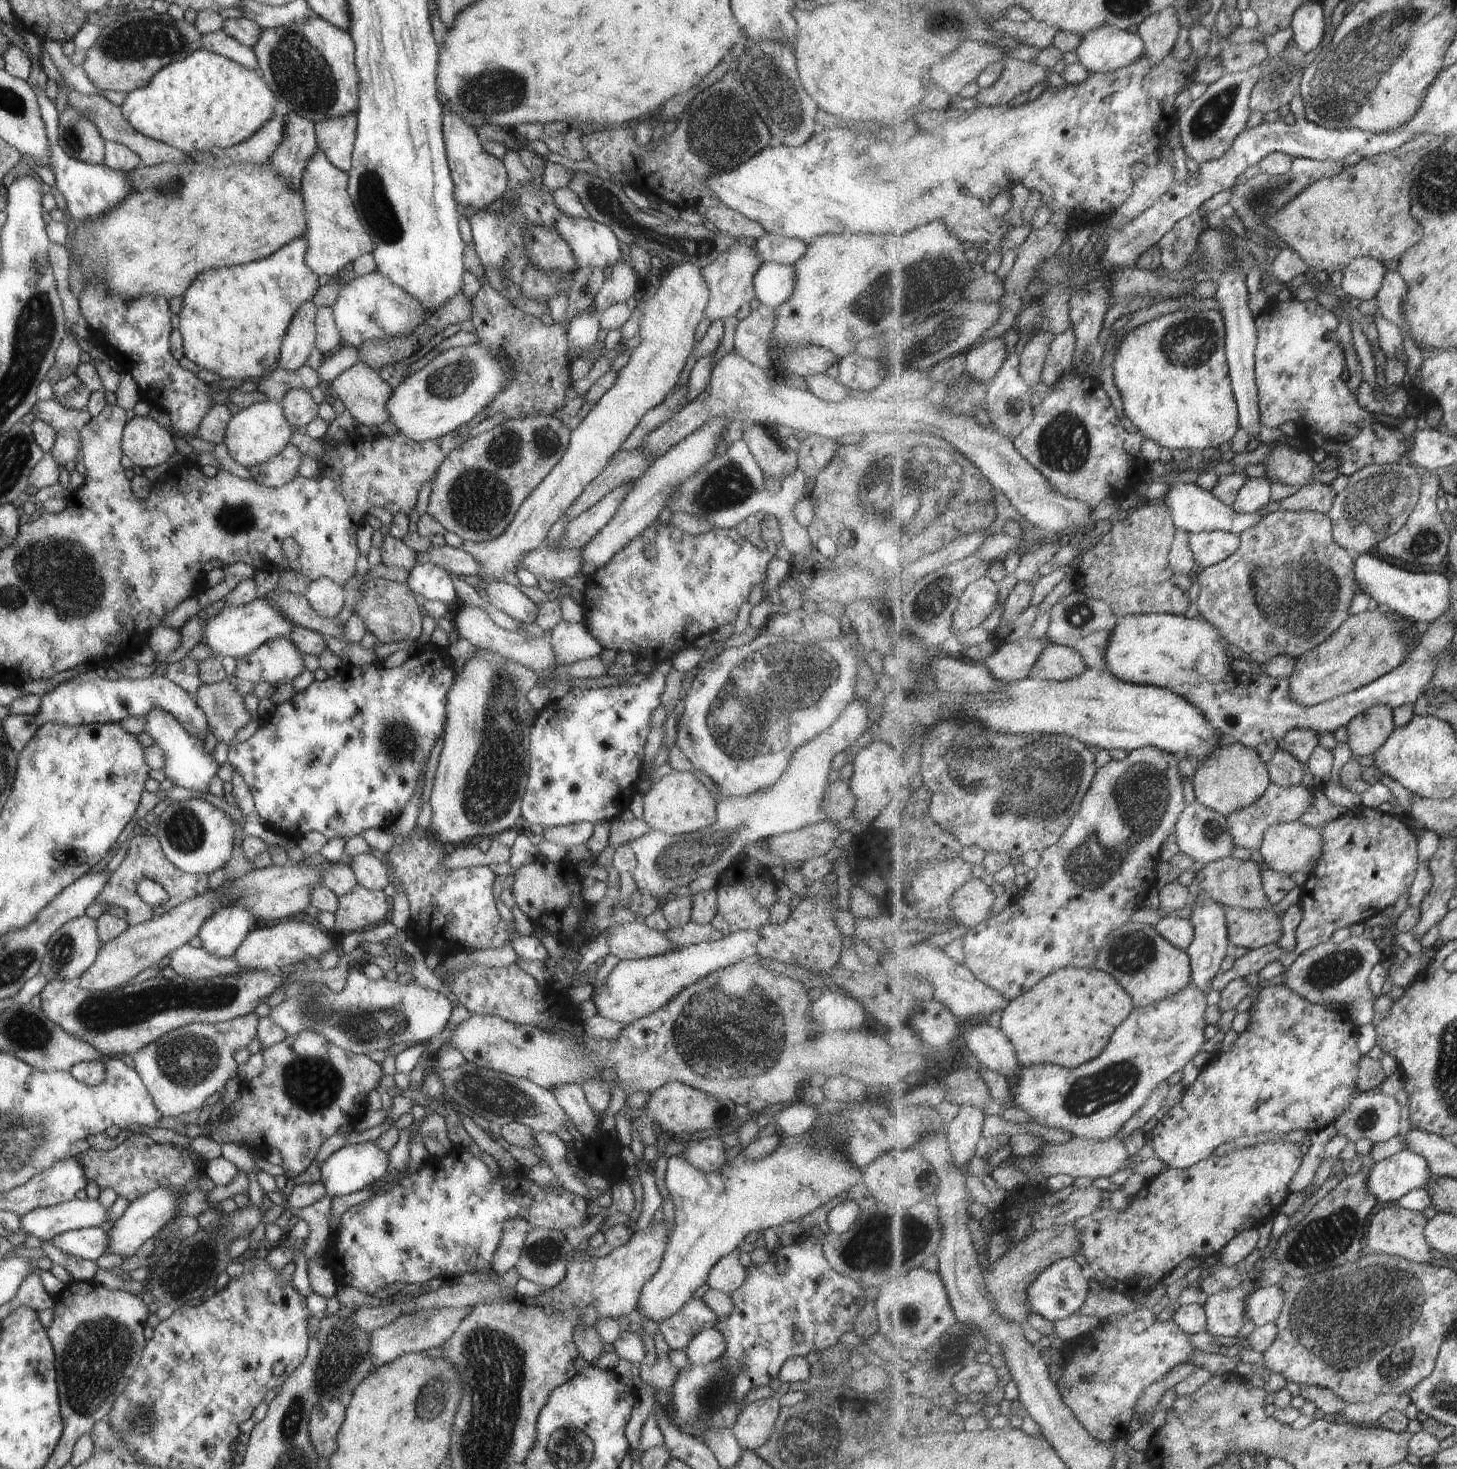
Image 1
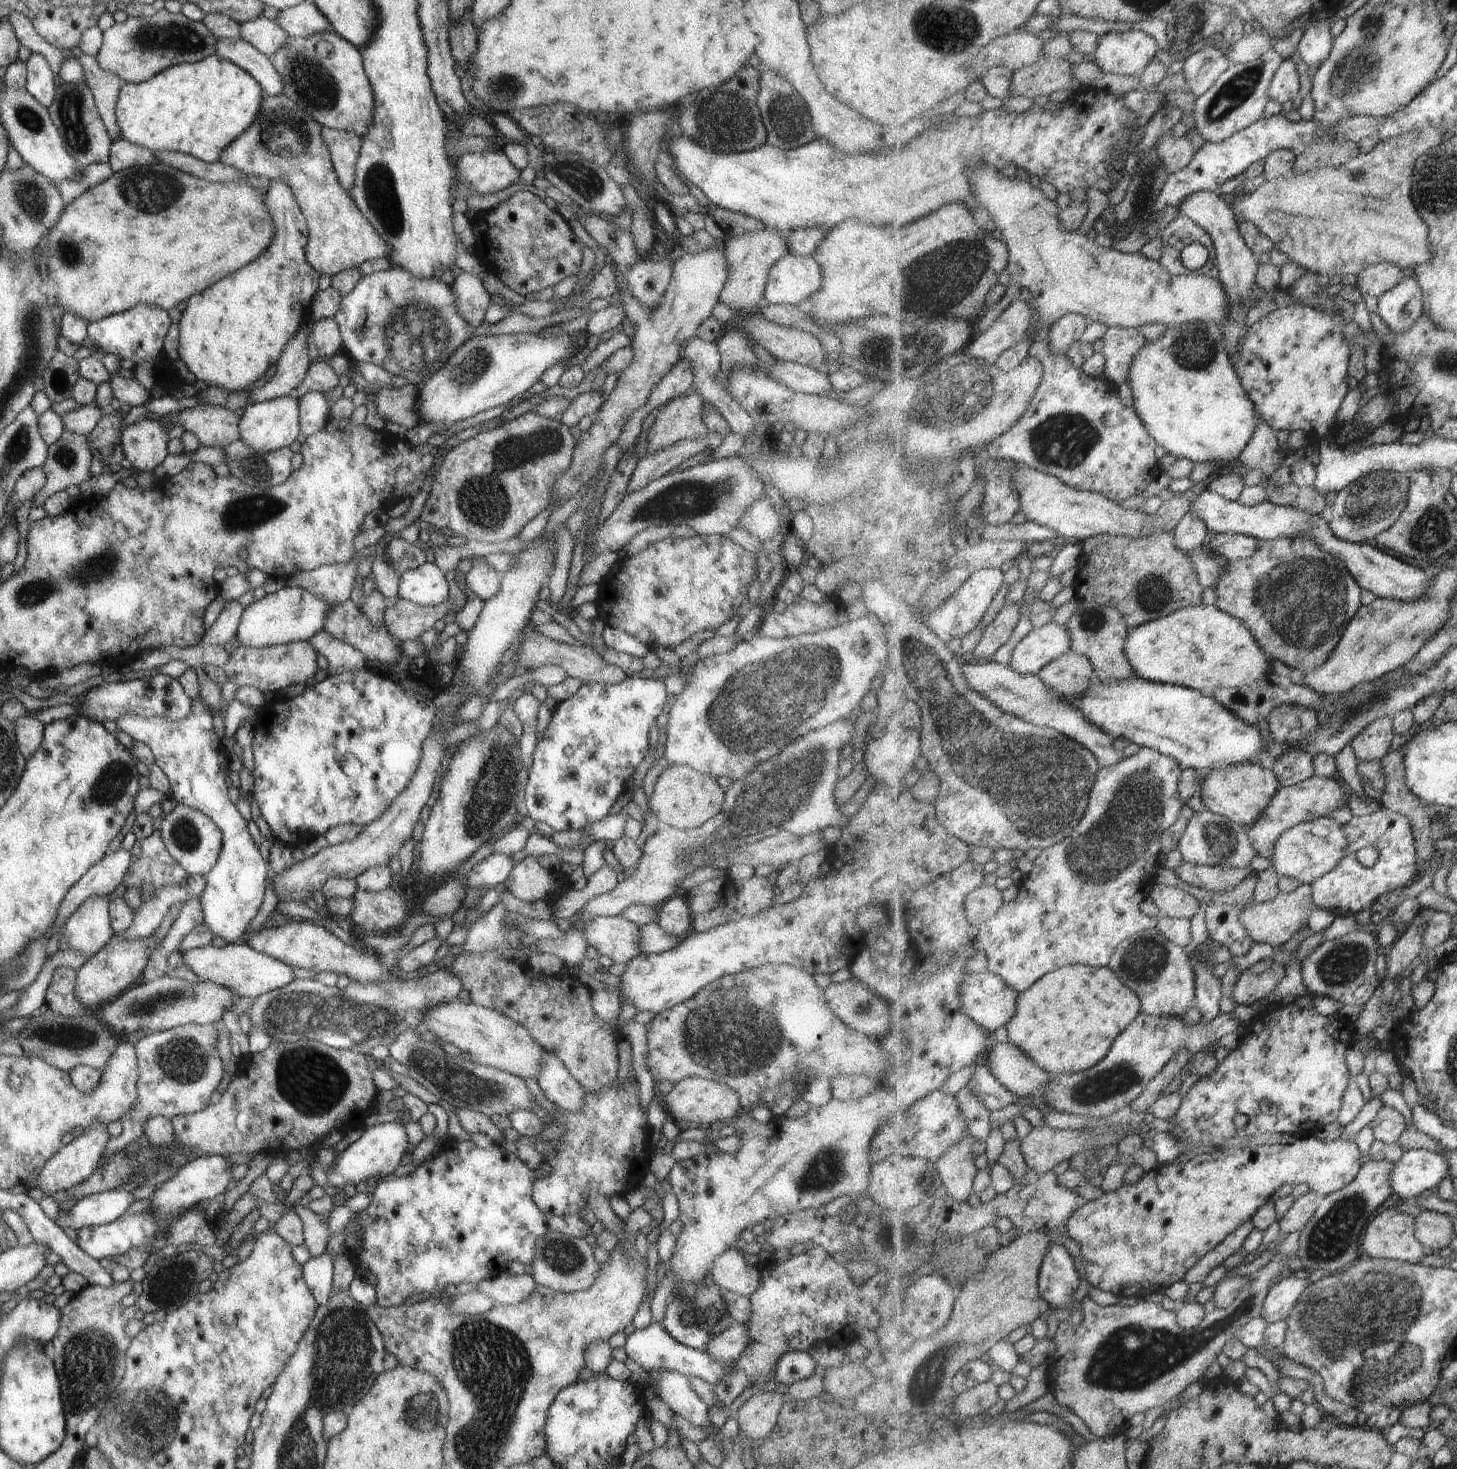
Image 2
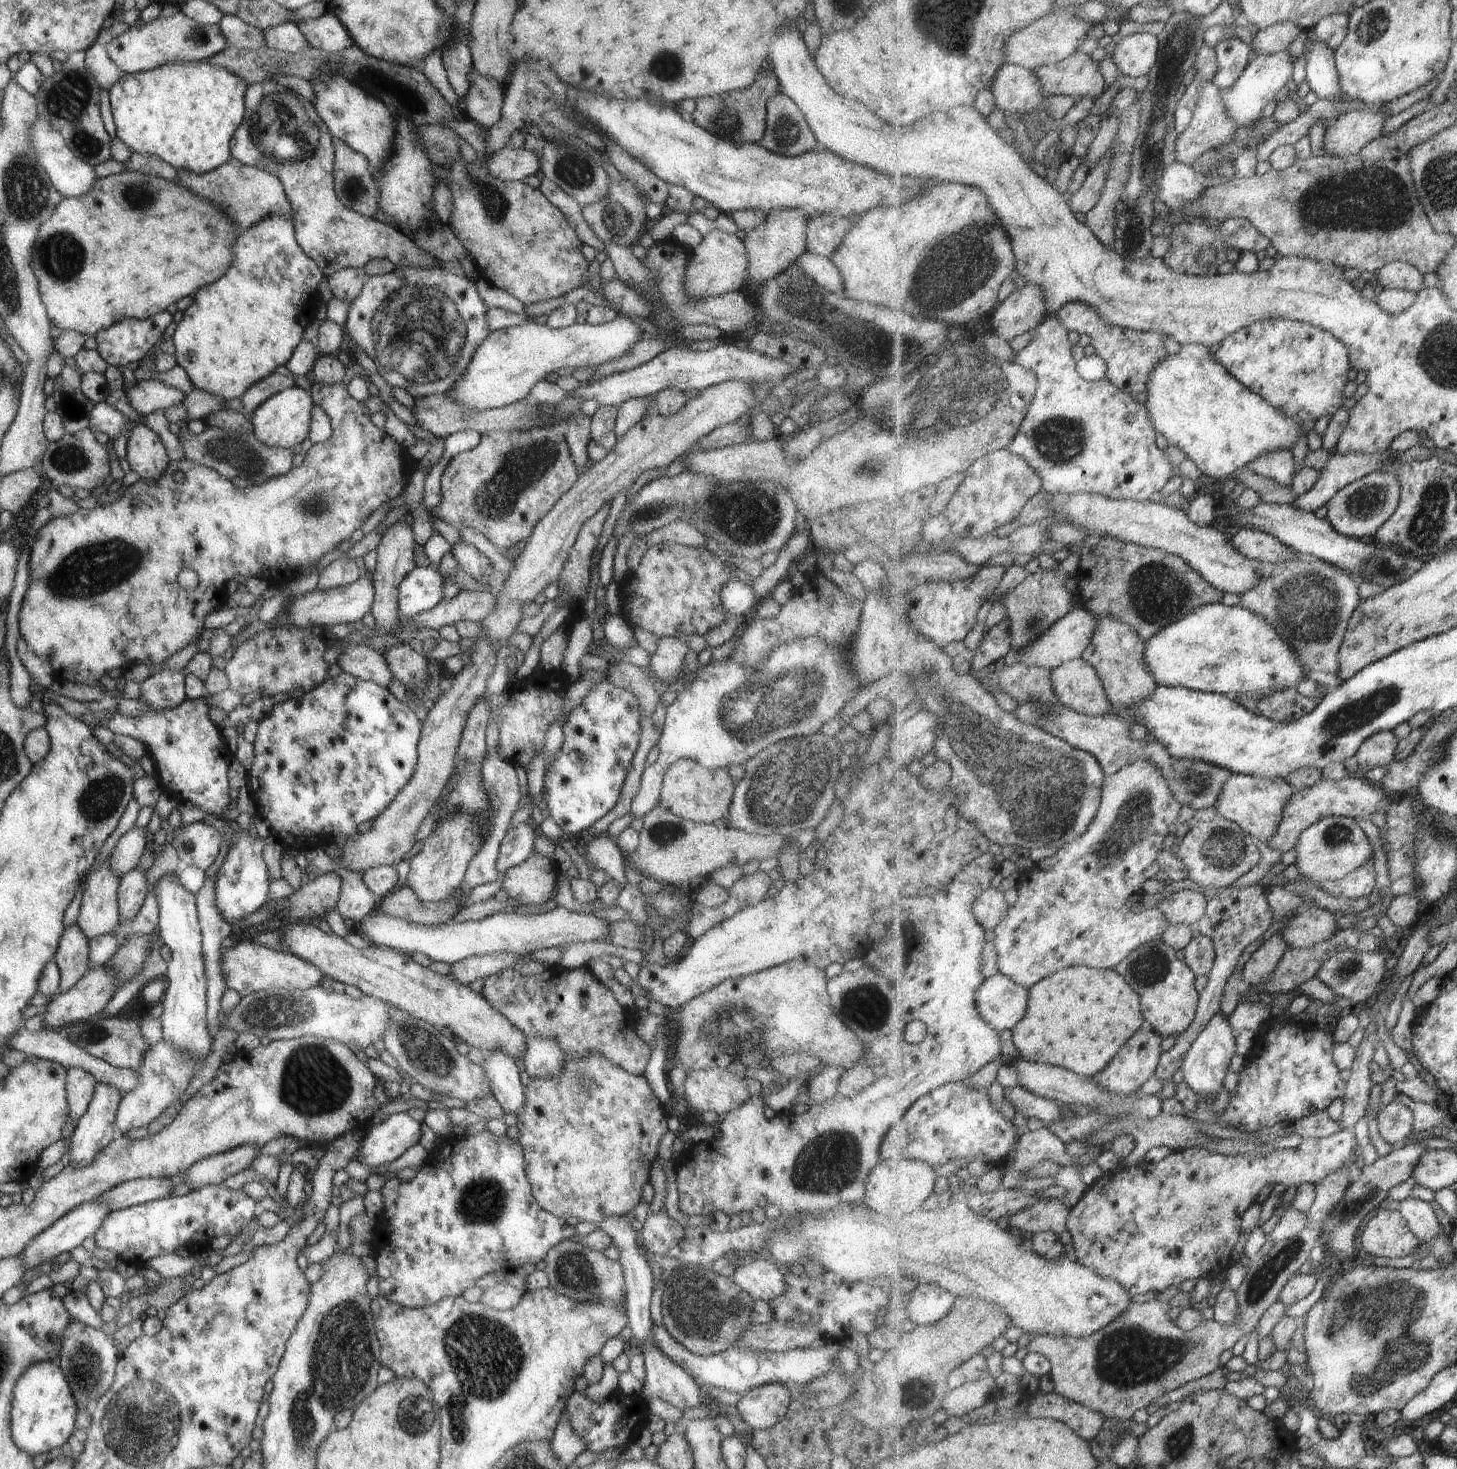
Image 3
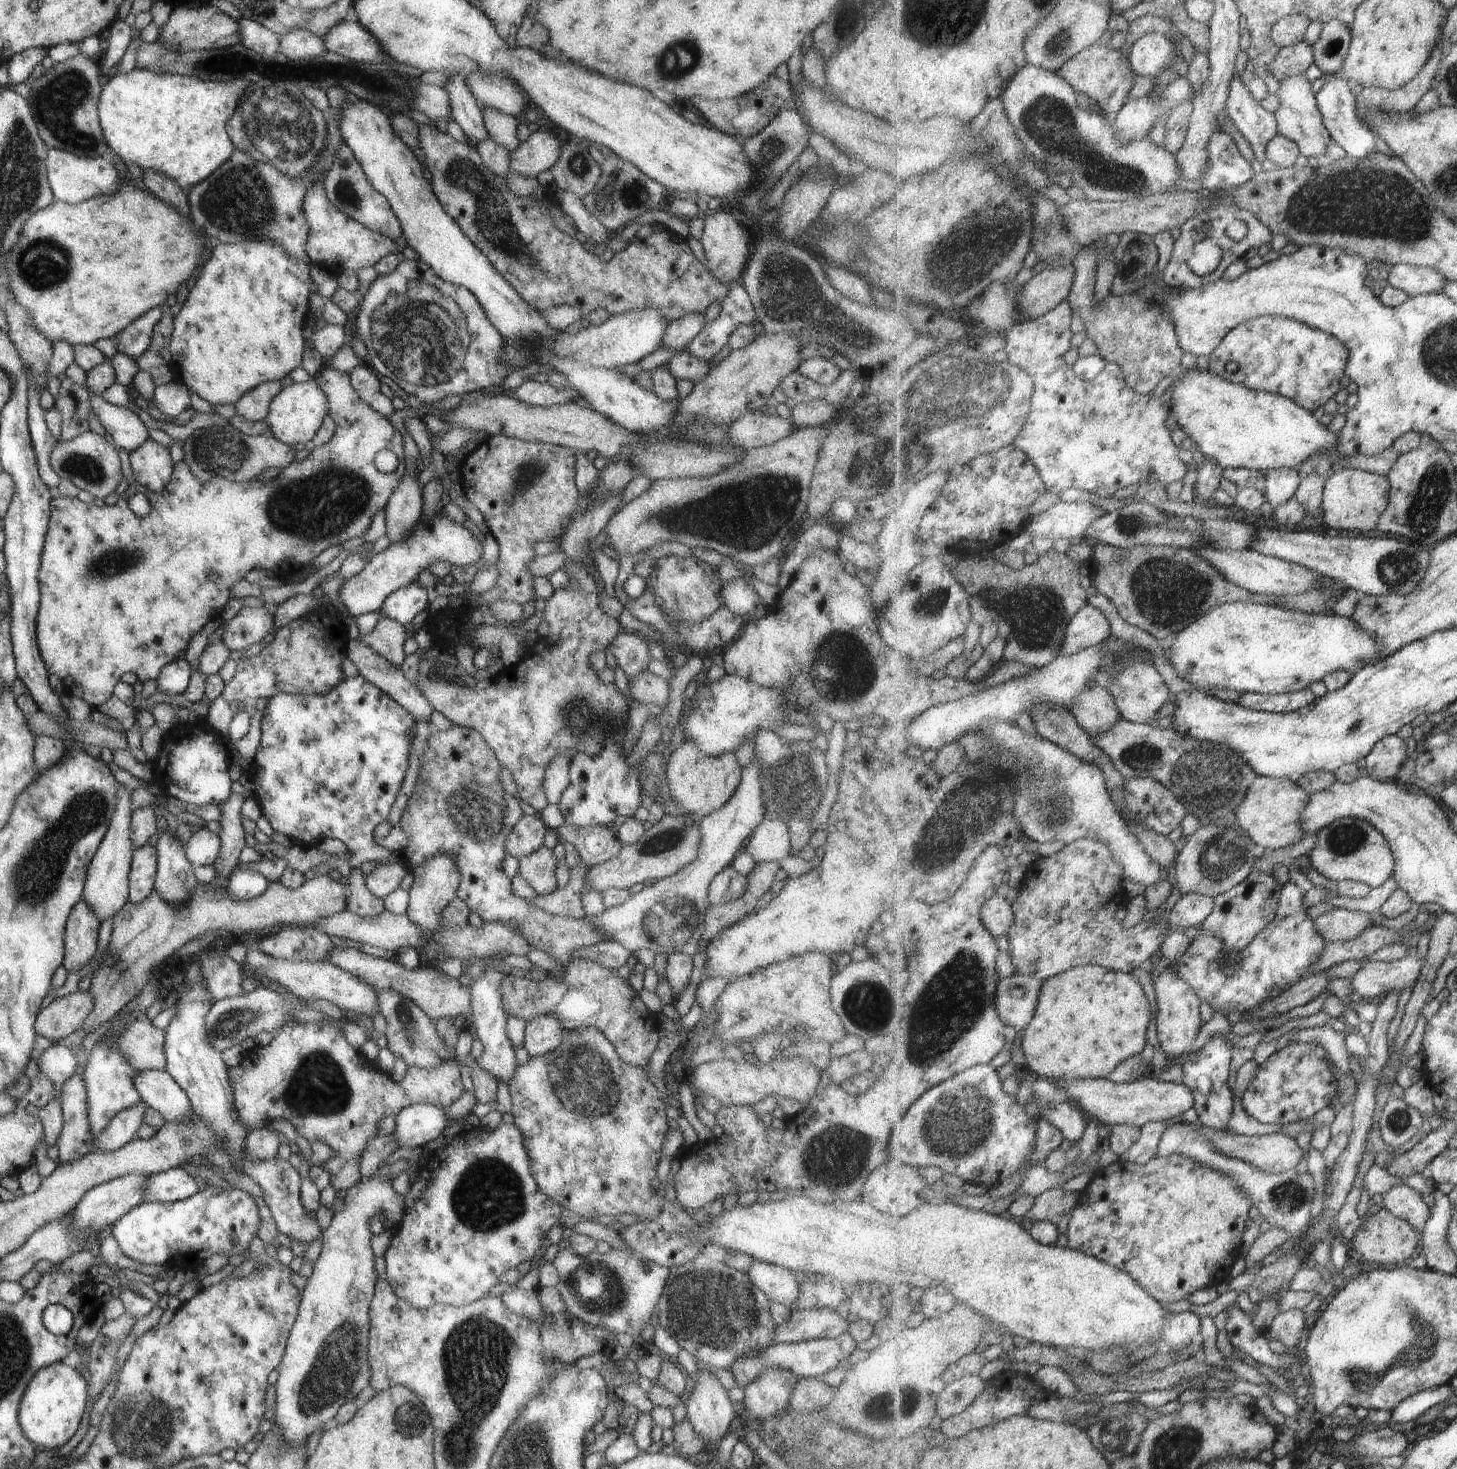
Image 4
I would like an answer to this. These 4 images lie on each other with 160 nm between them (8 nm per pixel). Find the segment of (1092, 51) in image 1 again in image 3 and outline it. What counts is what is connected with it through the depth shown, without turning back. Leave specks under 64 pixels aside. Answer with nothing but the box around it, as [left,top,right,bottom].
[1110,33,1159,78]

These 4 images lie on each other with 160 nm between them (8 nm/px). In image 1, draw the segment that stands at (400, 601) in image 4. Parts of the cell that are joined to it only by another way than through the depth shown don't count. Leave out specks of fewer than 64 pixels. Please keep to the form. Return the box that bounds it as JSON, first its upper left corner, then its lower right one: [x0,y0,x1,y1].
[406,563,457,606]

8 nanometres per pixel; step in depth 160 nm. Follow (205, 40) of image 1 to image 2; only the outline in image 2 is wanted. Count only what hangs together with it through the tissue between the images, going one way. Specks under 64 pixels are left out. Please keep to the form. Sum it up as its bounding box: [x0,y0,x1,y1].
[214,39,282,95]

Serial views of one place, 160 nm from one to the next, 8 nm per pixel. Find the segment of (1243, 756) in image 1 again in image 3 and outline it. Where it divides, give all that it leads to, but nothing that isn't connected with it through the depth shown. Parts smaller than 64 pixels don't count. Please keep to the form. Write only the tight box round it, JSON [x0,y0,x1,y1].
[1215,773,1294,844]

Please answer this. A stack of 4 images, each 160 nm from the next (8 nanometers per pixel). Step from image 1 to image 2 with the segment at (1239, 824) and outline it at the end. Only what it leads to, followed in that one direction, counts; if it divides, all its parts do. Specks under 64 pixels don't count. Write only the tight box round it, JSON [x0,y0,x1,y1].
[1247,775,1350,859]

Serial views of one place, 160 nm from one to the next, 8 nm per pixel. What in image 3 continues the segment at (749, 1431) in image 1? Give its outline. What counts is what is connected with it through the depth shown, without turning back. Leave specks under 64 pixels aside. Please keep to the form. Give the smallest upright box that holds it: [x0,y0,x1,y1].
[735,1383,791,1429]

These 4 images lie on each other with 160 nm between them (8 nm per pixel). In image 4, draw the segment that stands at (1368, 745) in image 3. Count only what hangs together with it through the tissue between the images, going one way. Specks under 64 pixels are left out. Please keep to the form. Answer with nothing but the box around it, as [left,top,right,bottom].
[1364,735,1407,782]

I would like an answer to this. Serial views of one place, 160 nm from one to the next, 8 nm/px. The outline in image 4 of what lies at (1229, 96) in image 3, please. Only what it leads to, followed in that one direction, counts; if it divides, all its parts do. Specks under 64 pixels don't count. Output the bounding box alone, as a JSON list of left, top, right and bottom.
[1266,41,1314,82]

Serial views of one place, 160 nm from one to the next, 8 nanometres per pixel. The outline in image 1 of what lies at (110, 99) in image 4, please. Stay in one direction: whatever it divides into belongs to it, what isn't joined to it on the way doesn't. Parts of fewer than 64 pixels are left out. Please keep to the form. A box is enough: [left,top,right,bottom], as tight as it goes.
[120,48,275,153]

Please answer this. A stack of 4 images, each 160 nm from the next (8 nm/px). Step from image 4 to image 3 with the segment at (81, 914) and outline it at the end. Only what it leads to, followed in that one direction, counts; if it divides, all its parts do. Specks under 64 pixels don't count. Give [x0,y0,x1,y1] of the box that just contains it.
[52,922,88,993]

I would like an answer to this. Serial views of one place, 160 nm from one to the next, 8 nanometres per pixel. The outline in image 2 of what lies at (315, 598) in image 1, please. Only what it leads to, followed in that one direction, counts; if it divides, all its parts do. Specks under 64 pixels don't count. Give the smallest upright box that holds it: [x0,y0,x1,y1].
[285,559,358,604]

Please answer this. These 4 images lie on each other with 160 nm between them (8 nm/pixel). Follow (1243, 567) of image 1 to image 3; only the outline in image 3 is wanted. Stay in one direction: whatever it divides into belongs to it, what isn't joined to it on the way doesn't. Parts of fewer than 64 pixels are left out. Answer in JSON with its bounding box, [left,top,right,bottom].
[1239,555,1362,690]

